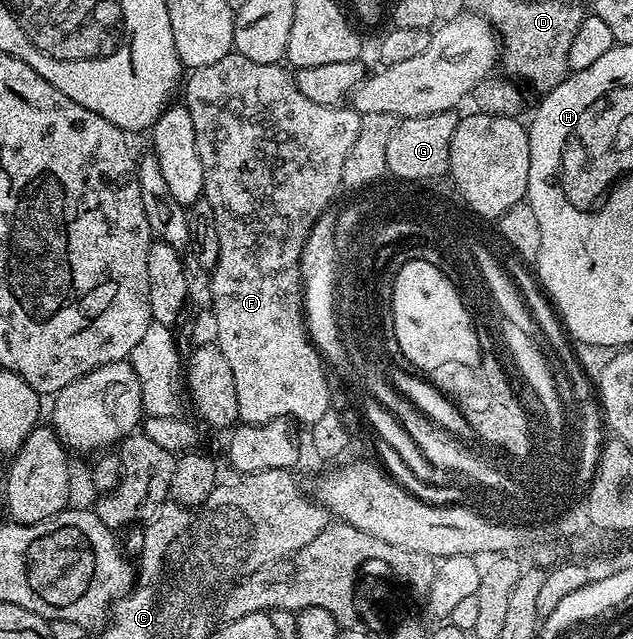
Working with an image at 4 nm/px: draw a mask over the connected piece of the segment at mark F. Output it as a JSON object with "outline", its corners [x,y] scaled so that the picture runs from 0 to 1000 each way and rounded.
{"outline":[[[374,81],[354,88],[354,94],[341,94],[341,100],[318,103],[292,124],[291,164],[303,182],[303,207],[310,210],[310,238],[316,244],[316,257],[322,263],[322,294],[319,302],[335,319],[335,332],[341,338],[341,363],[348,369],[348,401],[332,432],[335,451],[335,476],[338,487],[338,520],[341,540],[360,563],[367,576],[367,588],[373,588],[373,632],[379,632],[378,656],[389,664],[412,664],[441,657],[463,657],[466,662],[494,664],[524,640],[521,629],[523,593],[509,593],[509,582],[498,560],[490,518],[485,515],[485,495],[480,490],[480,424],[476,401],[480,385],[494,362],[501,344],[515,329],[523,327],[524,315],[540,291],[540,264],[550,236],[569,208],[572,178],[564,171],[547,172],[545,164],[513,166],[499,163],[499,156],[487,156],[480,144],[464,130],[457,108],[444,110],[439,100],[404,100],[404,94],[392,94]]]}

